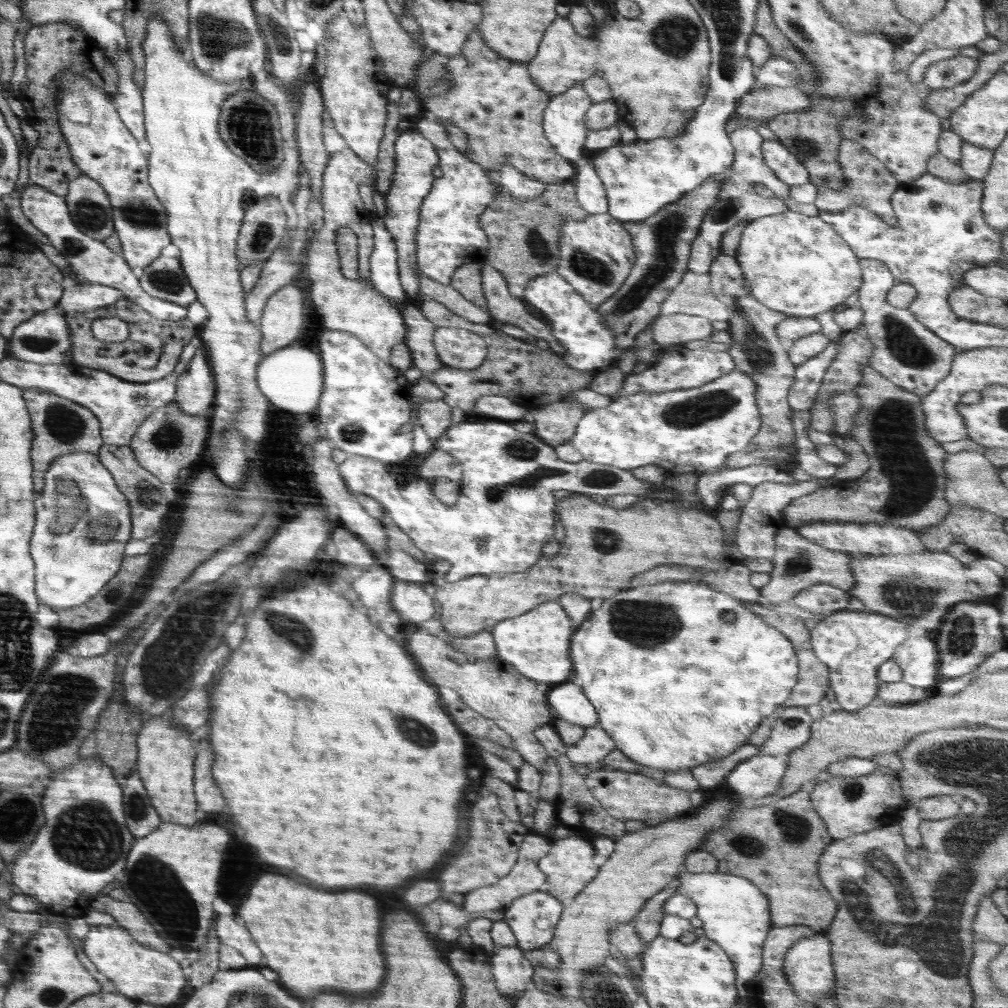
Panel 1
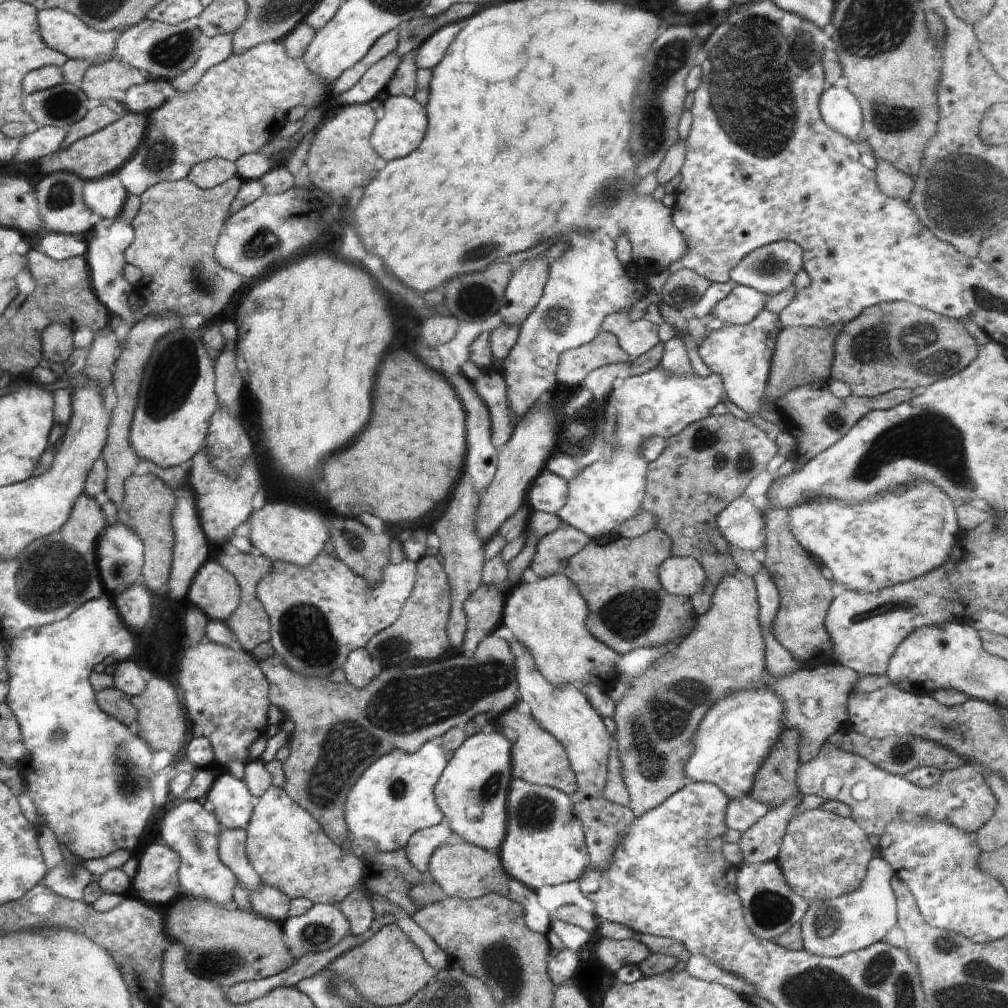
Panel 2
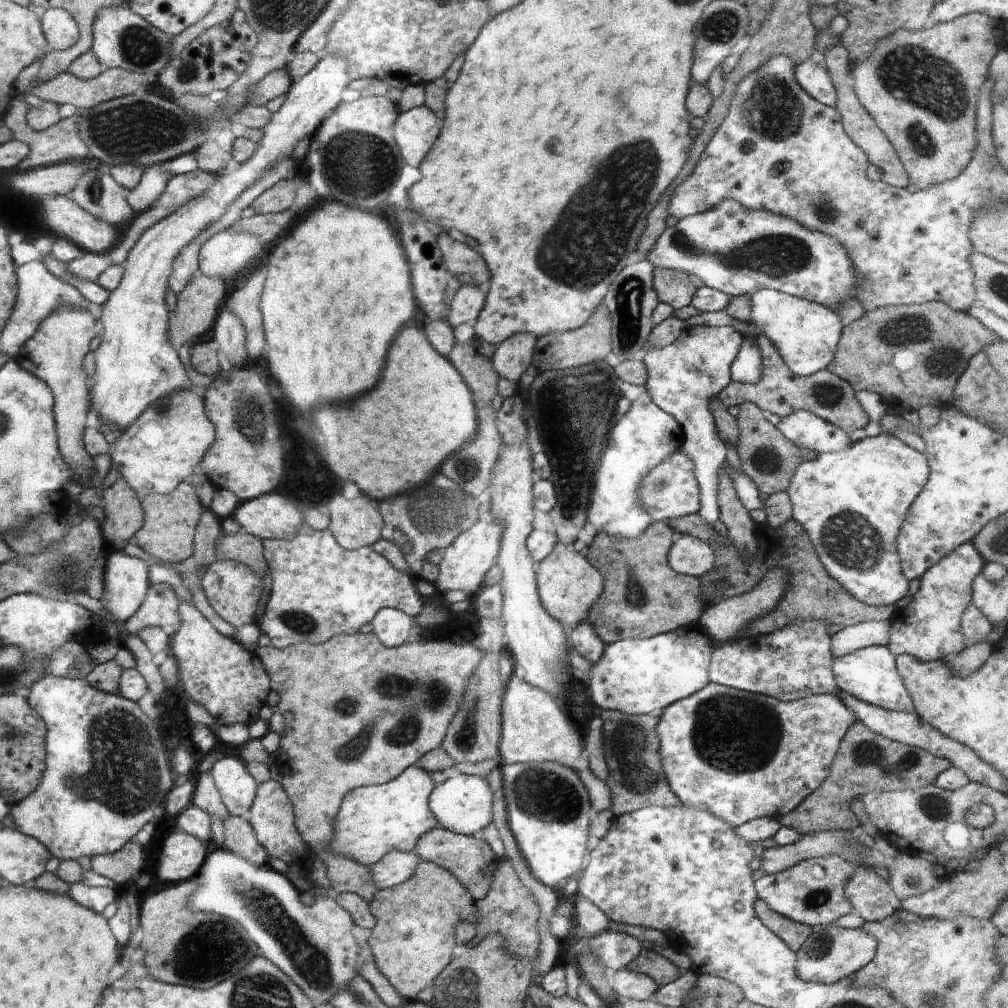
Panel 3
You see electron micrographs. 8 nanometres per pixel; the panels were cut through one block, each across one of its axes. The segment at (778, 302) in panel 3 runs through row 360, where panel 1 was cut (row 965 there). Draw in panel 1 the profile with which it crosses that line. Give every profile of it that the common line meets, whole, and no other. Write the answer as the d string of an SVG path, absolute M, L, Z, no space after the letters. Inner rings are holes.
M820 932L811 936L810 938L802 939L798 943L794 944L792 949L788 949L783 960L783 969L788 977L788 980L793 986L794 992L803 1000L809 1003L817 1003L822 999L825 999L832 993L835 994L835 976L832 970L832 961L830 953L830 939L828 939L825 932Z

